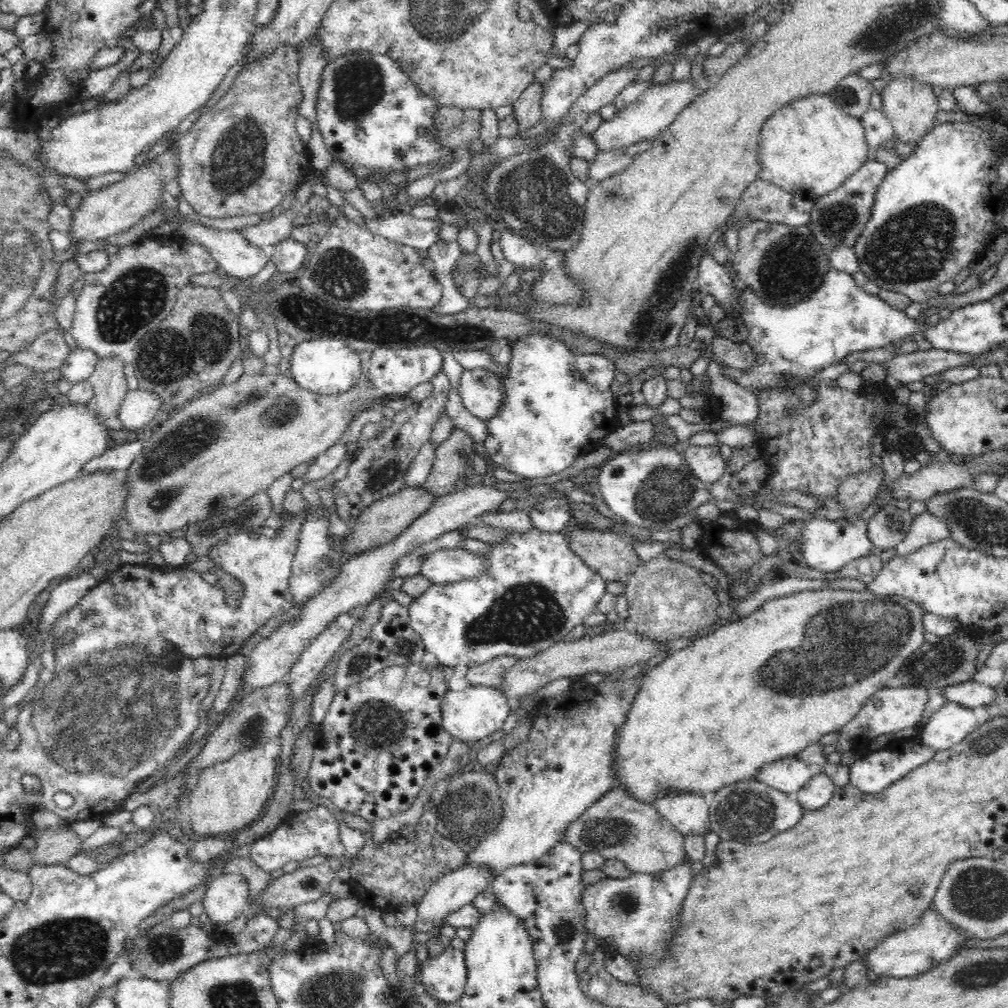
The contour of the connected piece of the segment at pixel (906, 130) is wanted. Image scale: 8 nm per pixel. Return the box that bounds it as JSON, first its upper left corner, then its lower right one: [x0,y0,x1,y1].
[881,77,939,144]

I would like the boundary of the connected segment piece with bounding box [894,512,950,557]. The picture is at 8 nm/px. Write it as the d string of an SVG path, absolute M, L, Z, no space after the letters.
M924 512L914 518L910 531L902 543L895 546L895 557L909 556L919 548L928 546L934 542L950 538L950 529L946 522L942 522L934 515Z

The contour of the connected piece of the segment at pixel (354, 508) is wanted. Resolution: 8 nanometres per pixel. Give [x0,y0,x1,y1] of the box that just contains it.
[332,369,450,524]

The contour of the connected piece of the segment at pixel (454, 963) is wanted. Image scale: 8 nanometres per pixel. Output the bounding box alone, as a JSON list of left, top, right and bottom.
[421,945,468,1004]

